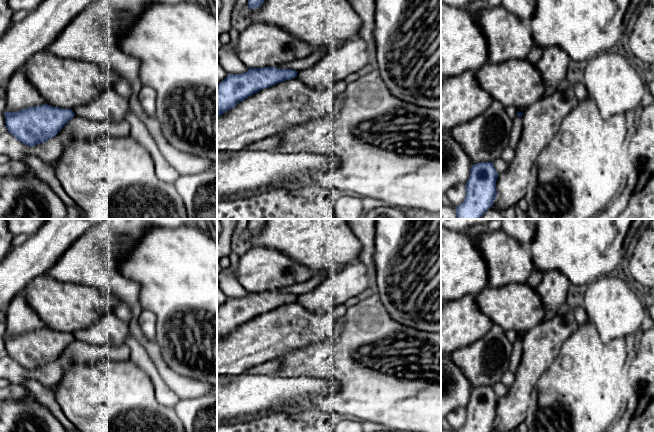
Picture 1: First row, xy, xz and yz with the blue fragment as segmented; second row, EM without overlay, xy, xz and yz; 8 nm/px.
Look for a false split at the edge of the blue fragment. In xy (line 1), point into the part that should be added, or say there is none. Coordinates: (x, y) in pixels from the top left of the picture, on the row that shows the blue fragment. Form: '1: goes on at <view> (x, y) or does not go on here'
1: does not go on here

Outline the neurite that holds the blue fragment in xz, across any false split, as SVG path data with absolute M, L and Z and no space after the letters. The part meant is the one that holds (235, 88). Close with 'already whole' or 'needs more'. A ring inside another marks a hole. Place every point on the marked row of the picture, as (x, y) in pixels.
M275 67L249 68L242 74L228 74L217 86L217 117L262 89L297 77L298 71Z | already whole

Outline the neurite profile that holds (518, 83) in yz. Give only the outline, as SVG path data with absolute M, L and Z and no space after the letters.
M511 59L500 64L488 61L475 71L475 78L482 89L505 107L527 108L545 94L542 75L528 59Z

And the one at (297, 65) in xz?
M321 46L307 58L295 60L293 62L285 63L274 67L279 69L291 69L295 71L305 70L307 68L313 67L317 62L319 62L323 57L325 57L328 51L328 47Z

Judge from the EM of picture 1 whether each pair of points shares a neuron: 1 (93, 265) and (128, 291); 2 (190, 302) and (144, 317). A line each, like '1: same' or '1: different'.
1: same
2: different

